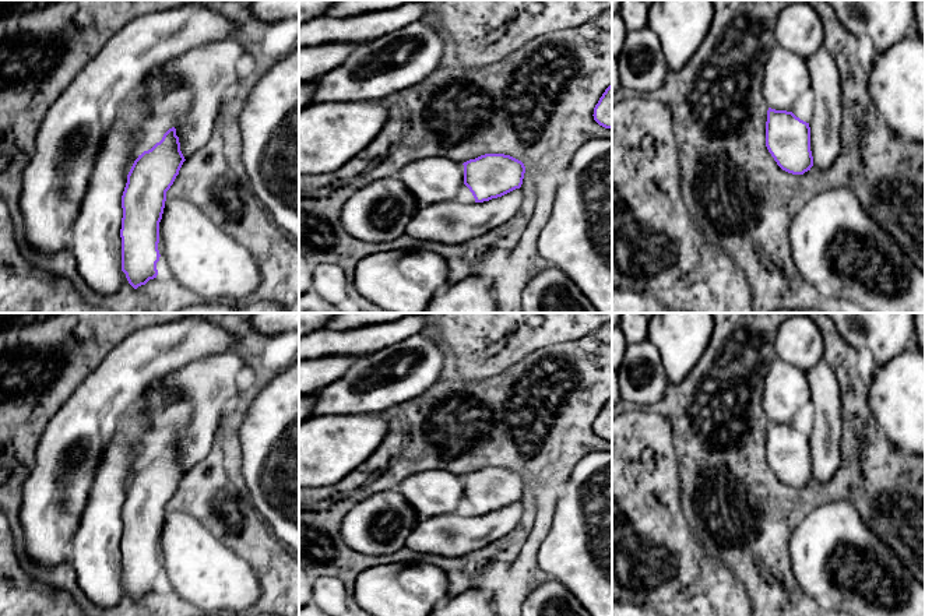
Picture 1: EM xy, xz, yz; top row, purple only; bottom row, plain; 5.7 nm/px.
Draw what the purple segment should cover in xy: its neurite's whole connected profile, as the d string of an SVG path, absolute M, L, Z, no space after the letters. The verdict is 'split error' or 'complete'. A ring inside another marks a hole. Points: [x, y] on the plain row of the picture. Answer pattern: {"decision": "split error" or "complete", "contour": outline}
{"decision": "split error", "contour": "M226 352L191 362L155 383L169 391L175 391L179 395L177 404L190 404L193 415L189 426L169 441L159 455L148 464L138 461L137 472L127 487L122 508L122 584L134 602L158 588L156 575L161 570L158 563L159 535L165 521L166 504L173 497L183 475L211 451L224 415L224 405L238 394L236 377L252 365L256 363L243 359L235 352Z"}

